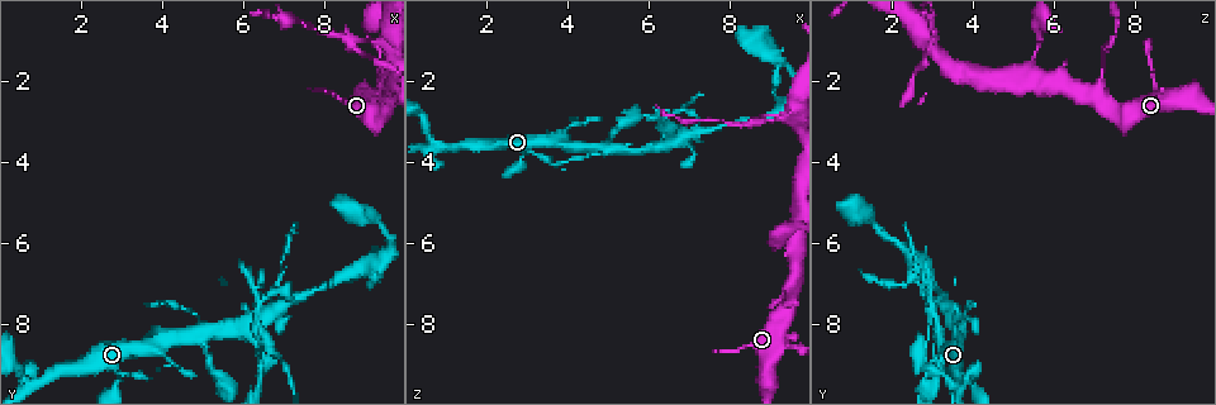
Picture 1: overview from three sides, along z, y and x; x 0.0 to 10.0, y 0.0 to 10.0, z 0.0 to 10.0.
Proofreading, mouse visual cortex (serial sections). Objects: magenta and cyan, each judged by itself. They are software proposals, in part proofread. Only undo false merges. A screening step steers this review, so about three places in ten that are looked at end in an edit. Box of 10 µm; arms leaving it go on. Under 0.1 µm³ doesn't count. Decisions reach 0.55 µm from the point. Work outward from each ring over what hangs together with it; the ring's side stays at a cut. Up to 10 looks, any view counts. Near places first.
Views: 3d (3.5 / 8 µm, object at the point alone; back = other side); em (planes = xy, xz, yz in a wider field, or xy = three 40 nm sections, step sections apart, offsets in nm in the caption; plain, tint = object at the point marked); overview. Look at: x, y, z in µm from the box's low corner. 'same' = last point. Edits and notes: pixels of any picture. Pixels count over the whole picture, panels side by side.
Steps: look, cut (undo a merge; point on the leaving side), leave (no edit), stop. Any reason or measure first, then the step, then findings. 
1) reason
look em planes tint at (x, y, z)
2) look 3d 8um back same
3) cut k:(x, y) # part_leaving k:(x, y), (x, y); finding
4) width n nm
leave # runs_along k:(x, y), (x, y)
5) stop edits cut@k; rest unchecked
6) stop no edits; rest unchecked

three-way junction
look 3d 3.5um at (0.65, 9.30, 3.40)

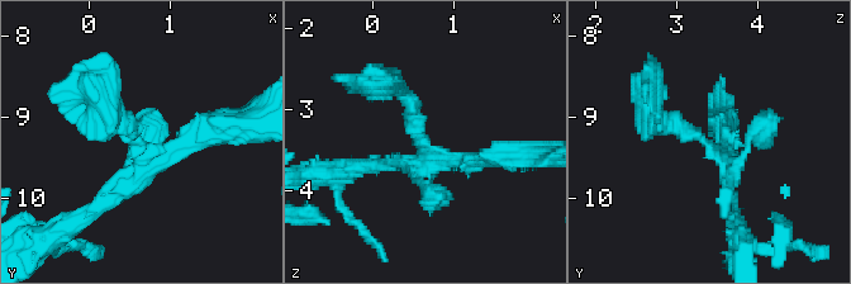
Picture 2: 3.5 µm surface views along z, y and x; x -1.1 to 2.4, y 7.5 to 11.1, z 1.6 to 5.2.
now the EM
look em xy step 3 tint at (0.65, 9.35, 3.40)

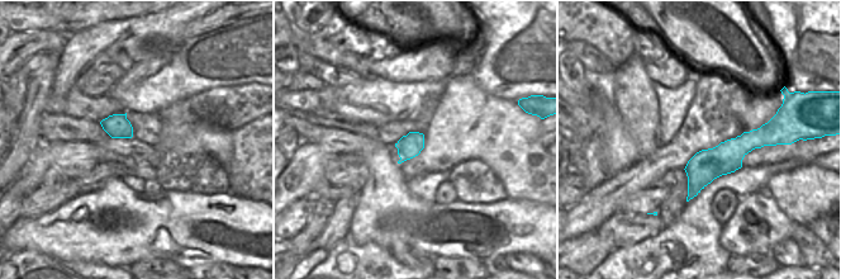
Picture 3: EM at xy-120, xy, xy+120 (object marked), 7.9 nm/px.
leave # runs_along 3:(763, 129), (722, 159), (690, 194); all the same cell

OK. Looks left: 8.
calibre changes
look 3d 8um at (4.80, 8.35, 3.65)

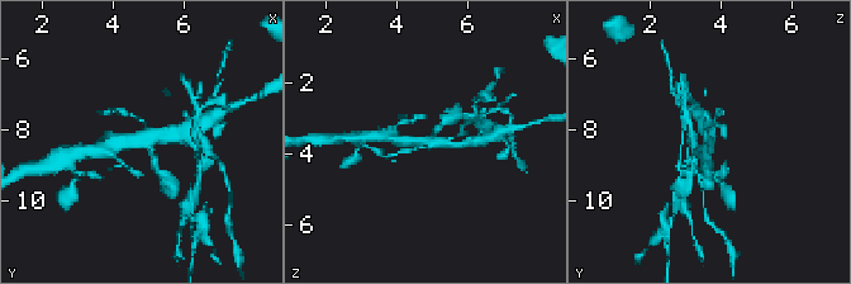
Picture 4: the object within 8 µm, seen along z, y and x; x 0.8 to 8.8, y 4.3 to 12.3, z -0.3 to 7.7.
look 3d 3.5um same

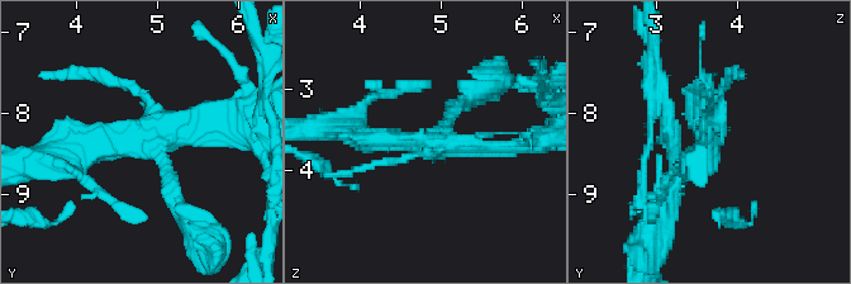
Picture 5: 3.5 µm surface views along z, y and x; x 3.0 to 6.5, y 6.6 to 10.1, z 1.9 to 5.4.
need the tissue
look em planes tint at (4.75, 8.30, 3.65)

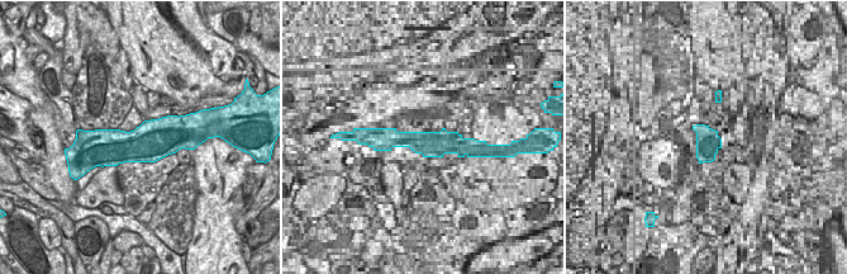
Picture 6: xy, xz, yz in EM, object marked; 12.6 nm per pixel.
leave # runs_along 5:(62, 159), (147, 132), (226, 128); continuous, no second cell

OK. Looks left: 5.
thick turns thin
look 3d 3.5um back at (8.70, 6.70, 2.95)

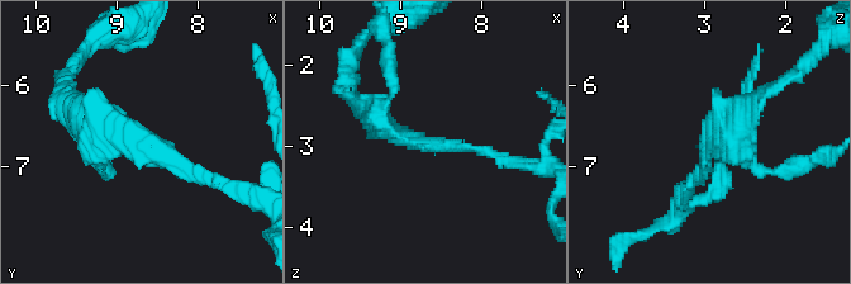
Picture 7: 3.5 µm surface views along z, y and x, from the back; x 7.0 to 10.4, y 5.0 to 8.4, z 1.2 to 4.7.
look em xy step 3 tint at (8.75, 6.70, 2.95)

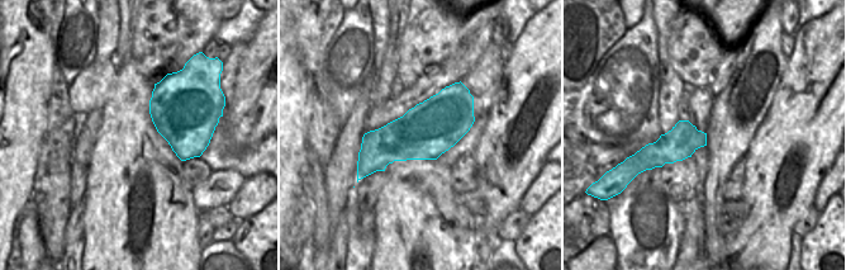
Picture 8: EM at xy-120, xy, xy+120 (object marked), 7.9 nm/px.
leave # runs_along 7:(207, 180), (75, 107); all the same cell

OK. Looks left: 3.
look 3d 3.5um back at (9.35, 2.00, 7.20)

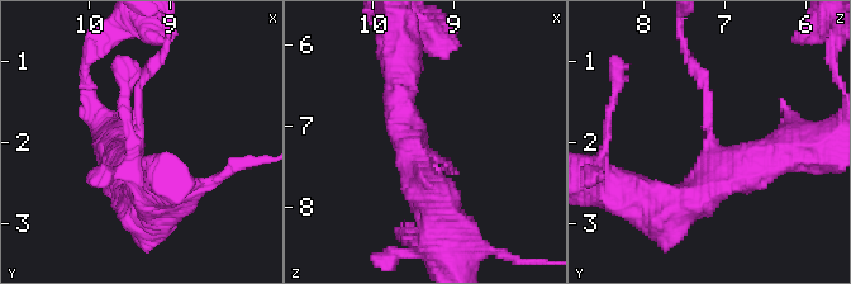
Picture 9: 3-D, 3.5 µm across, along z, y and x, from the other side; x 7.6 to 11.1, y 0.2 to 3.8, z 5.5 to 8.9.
arms 3; arm_widths 150, 350, 400 nm
look em planes tint at (9.40, 2.00, 7.15)

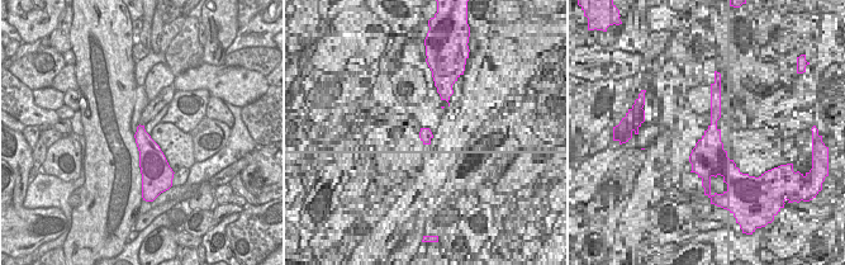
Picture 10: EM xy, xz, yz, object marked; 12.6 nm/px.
look em xy step 3 tint same

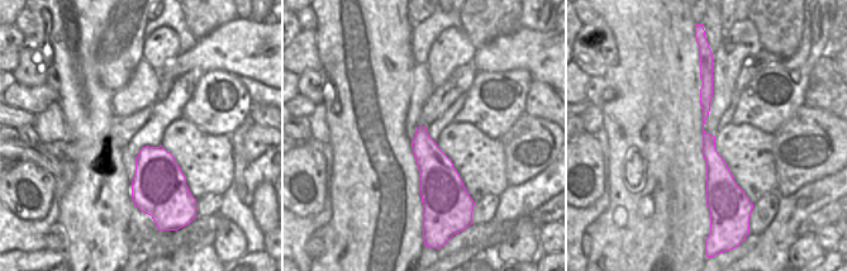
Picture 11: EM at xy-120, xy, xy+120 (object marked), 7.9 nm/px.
width 260 nm
leave # runs_along 9:(127, 203), (138, 83), (155, 64); all the same cell

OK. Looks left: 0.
stop no edits; rest unchecked

